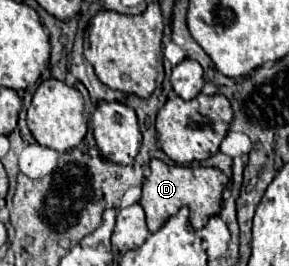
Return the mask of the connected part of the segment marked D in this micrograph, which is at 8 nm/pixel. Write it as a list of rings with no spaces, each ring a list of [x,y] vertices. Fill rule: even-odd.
[[[152,160],[150,162],[150,176],[142,184],[142,198],[140,198],[140,206],[146,212],[148,230],[156,232],[182,206],[188,206],[188,210],[190,210],[192,228],[200,230],[210,216],[220,212],[222,190],[226,188],[226,184],[228,184],[228,178],[218,168],[168,166],[162,160]]]

